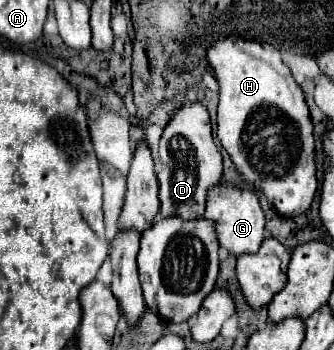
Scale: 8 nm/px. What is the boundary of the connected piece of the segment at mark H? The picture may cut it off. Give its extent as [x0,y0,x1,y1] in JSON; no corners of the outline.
[207,35,317,217]

